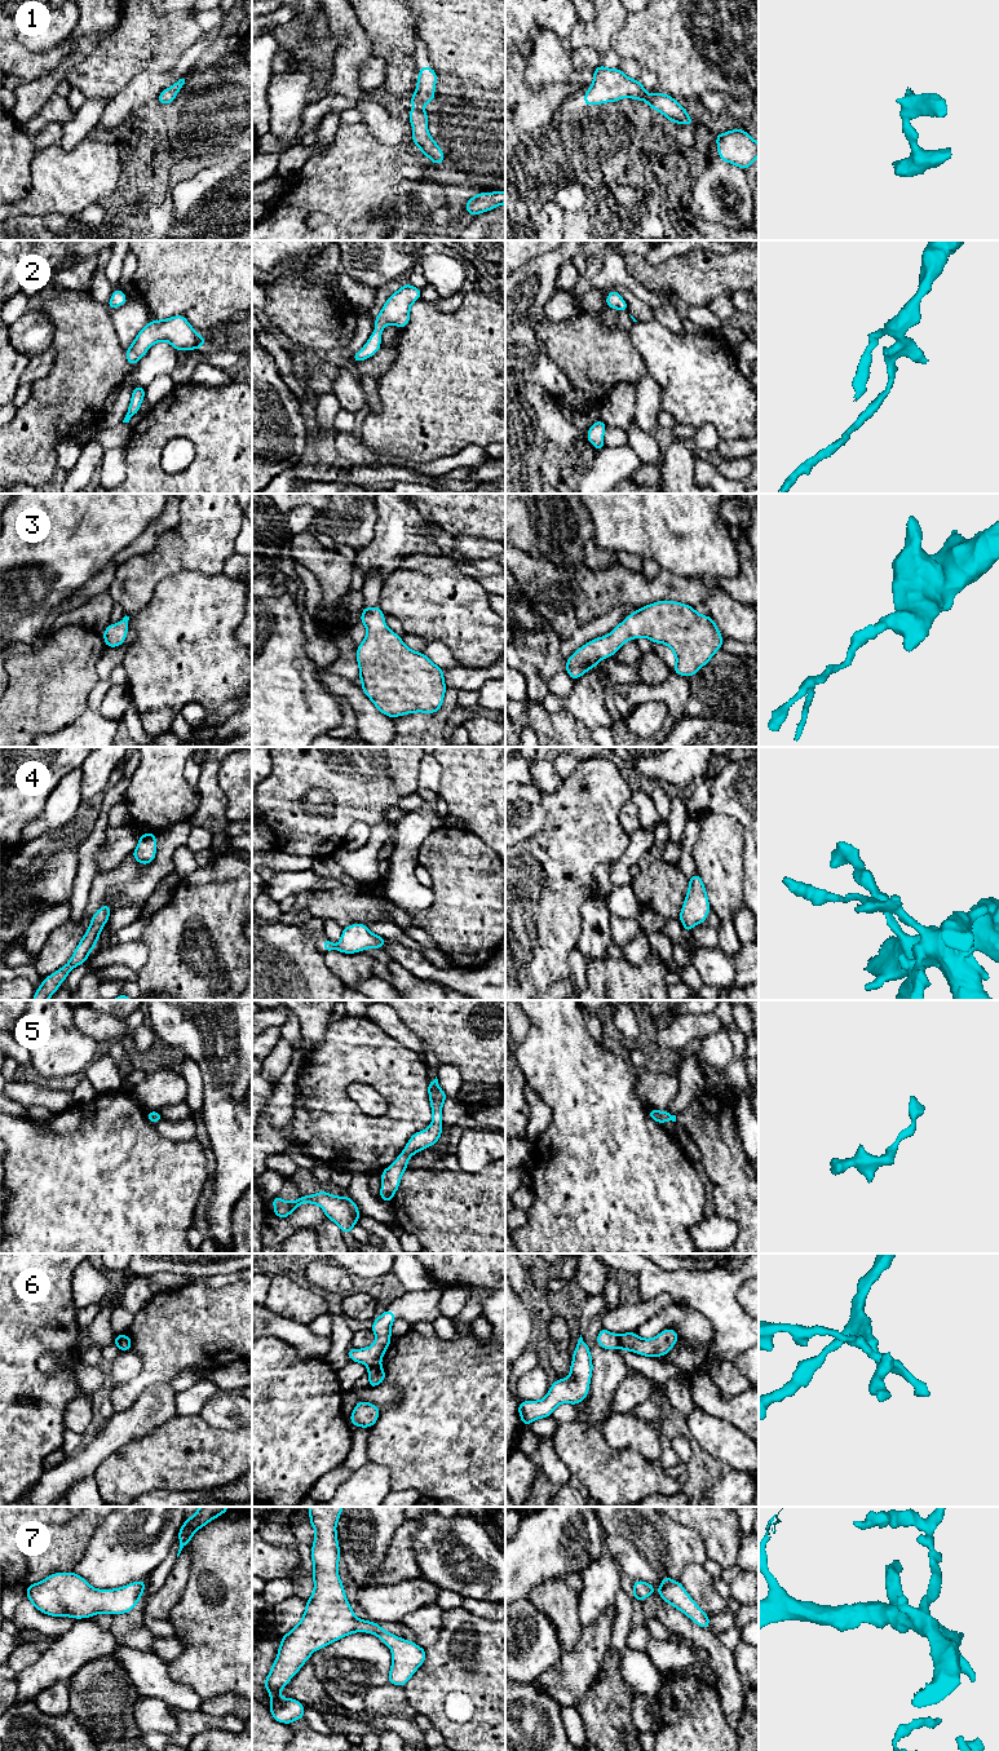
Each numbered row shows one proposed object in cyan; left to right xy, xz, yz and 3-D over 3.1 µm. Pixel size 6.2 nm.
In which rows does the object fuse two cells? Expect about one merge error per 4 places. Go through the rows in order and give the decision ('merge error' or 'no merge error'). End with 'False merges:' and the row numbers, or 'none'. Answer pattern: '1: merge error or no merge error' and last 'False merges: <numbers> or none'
1: no merge error
2: no merge error
3: no merge error
4: no merge error
5: no merge error
6: merge error
7: no merge error
False merges: 6

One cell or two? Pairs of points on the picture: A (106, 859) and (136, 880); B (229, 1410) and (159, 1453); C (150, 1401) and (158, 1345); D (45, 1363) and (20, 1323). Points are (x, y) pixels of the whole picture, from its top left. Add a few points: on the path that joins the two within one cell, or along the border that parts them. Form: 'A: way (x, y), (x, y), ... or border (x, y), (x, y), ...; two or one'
A: border (131, 853), (120, 863), (98, 874); two
B: border (200, 1414), (212, 1427), (237, 1431); two
C: border (169, 1380), (150, 1384), (131, 1405); two
D: border (47, 1351), (51, 1351), (60, 1362), (56, 1374); two

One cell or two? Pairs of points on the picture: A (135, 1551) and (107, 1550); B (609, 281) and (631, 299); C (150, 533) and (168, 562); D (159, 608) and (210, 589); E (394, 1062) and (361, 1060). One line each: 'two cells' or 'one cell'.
A: one cell
B: two cells
C: two cells
D: one cell
E: one cell

